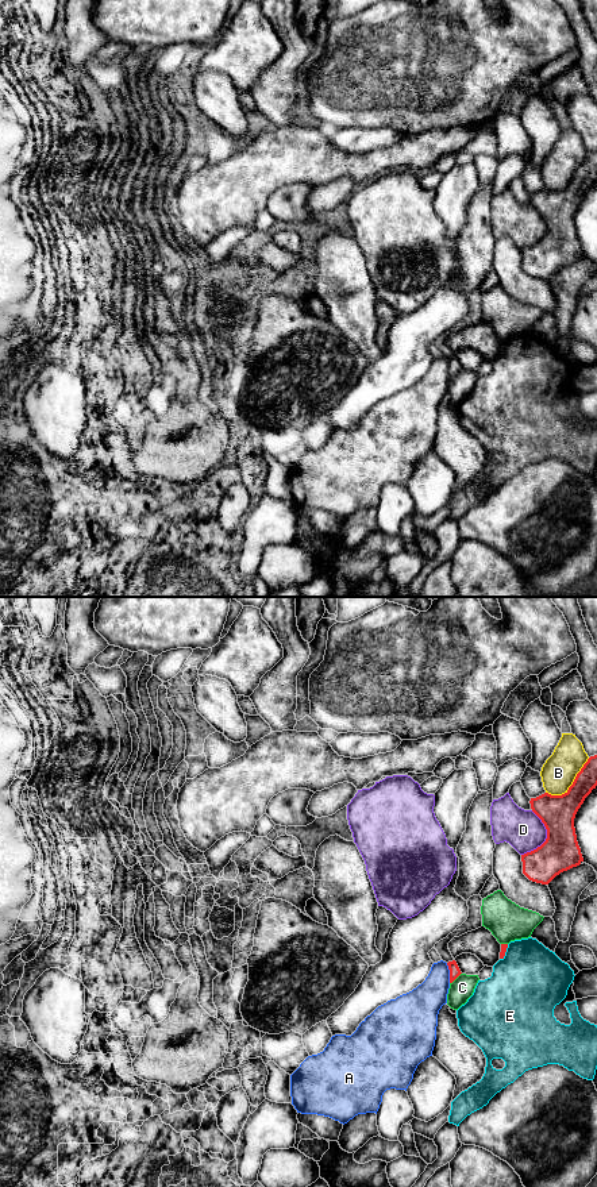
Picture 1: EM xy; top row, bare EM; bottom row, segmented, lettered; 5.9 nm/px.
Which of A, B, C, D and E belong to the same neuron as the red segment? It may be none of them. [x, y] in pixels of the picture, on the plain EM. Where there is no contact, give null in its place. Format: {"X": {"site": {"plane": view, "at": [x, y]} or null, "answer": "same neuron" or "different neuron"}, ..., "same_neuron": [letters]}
{"A": {"site": {"plane": "xy", "at": [450, 367]}, "answer": "different neuron"}, "B": {"site": {"plane": "xy", "at": [572, 180]}, "answer": "different neuron"}, "C": {"site": {"plane": "xy", "at": [455, 373]}, "answer": "different neuron"}, "D": {"site": {"plane": "xy", "at": [547, 232]}, "answer": "different neuron"}, "E": {"site": {"plane": "xy", "at": [504, 347]}, "answer": "different neuron"}, "same_neuron": []}

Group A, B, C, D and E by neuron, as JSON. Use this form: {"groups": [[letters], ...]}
{"groups": [["A"], ["B"], ["C"], ["D"], ["E"]]}

